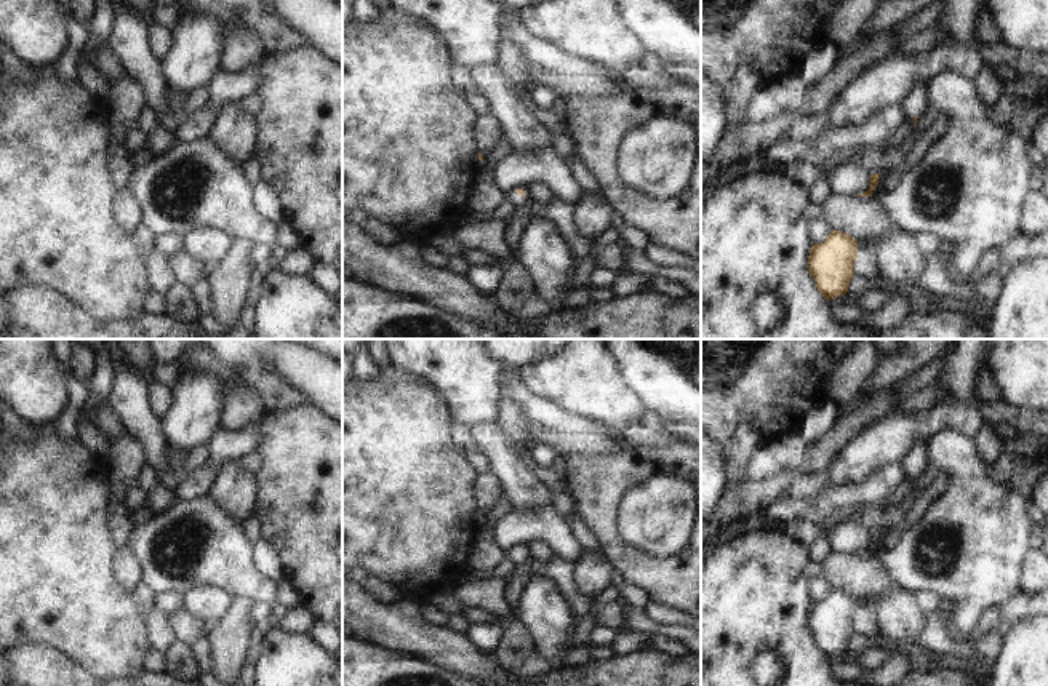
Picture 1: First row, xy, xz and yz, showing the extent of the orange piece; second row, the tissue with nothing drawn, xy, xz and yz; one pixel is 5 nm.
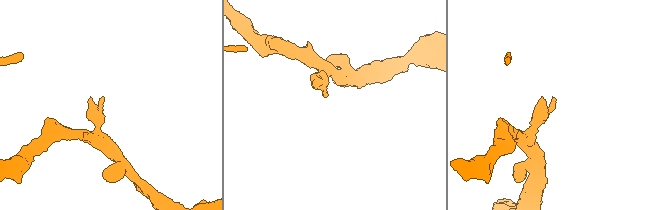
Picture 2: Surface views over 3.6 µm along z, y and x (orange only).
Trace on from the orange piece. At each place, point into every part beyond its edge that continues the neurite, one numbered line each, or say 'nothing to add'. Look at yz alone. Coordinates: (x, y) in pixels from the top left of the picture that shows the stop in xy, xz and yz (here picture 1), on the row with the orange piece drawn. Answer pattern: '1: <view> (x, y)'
nothing to add

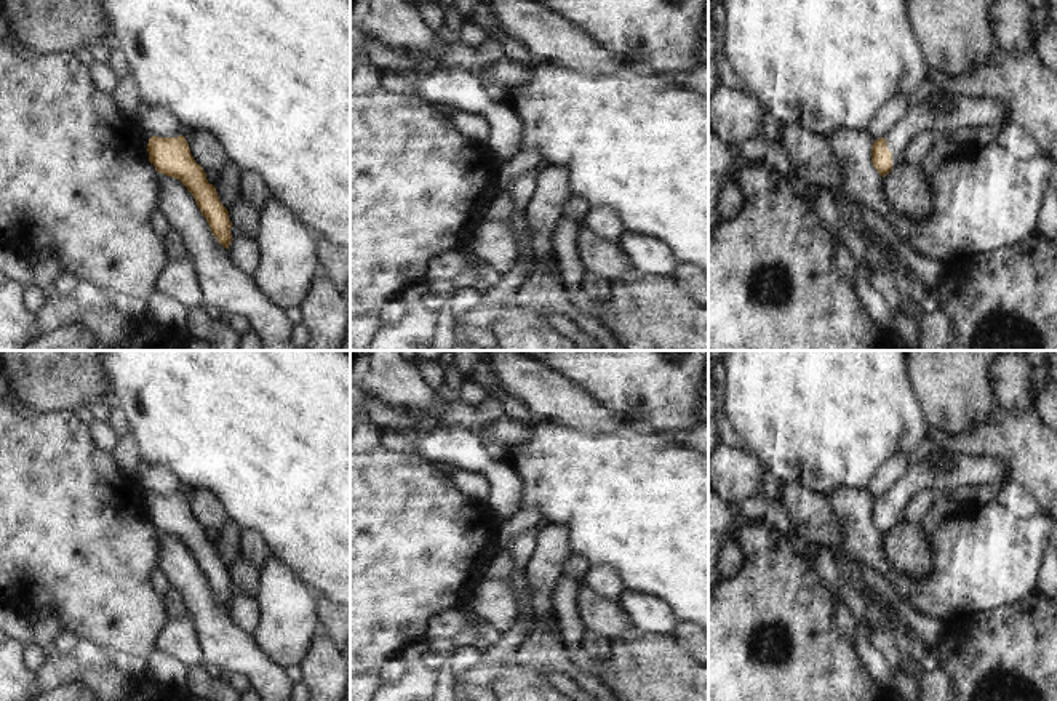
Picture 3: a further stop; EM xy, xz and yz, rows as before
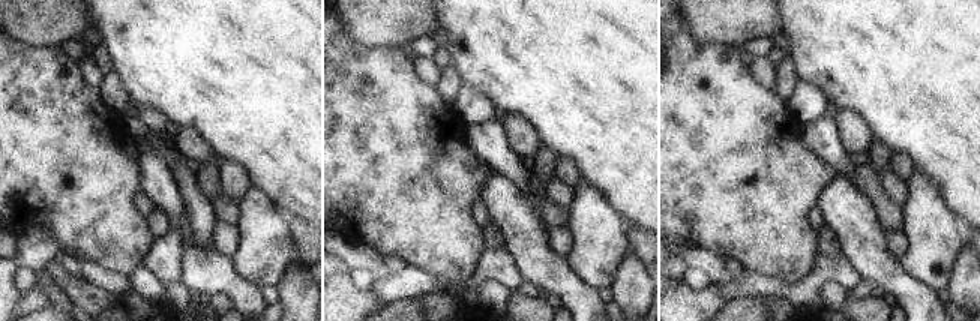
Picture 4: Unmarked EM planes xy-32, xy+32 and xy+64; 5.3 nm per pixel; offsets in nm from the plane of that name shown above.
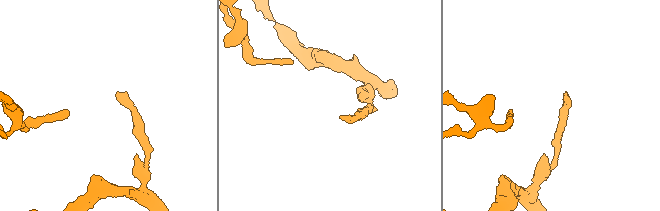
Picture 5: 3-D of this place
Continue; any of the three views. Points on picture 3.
1: yz (965, 112)

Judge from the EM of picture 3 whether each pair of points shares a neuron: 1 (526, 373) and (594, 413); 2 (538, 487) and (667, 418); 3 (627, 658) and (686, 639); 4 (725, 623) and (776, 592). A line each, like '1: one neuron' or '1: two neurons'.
1: one neuron
2: two neurons
3: two neurons
4: one neuron

